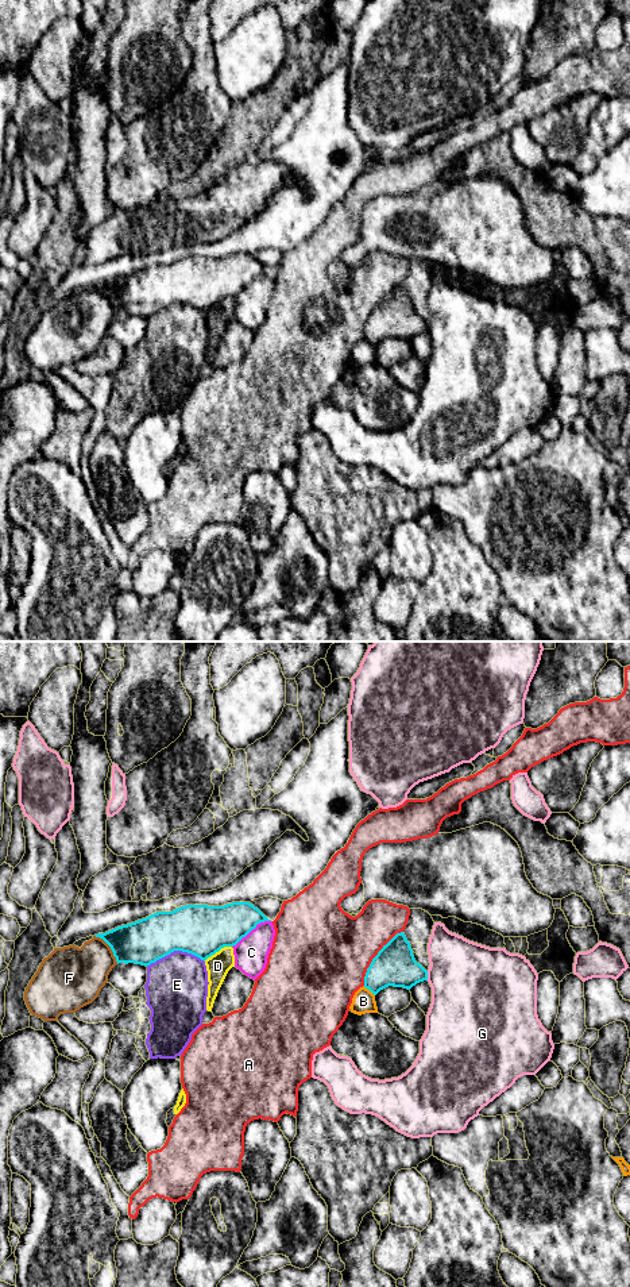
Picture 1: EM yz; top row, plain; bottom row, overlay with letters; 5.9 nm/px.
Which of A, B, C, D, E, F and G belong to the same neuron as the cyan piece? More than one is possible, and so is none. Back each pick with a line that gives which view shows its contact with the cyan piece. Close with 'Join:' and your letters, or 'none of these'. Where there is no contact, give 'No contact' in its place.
Join: none of these

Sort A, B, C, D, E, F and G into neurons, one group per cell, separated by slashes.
A / B / C / D / E / F / G

